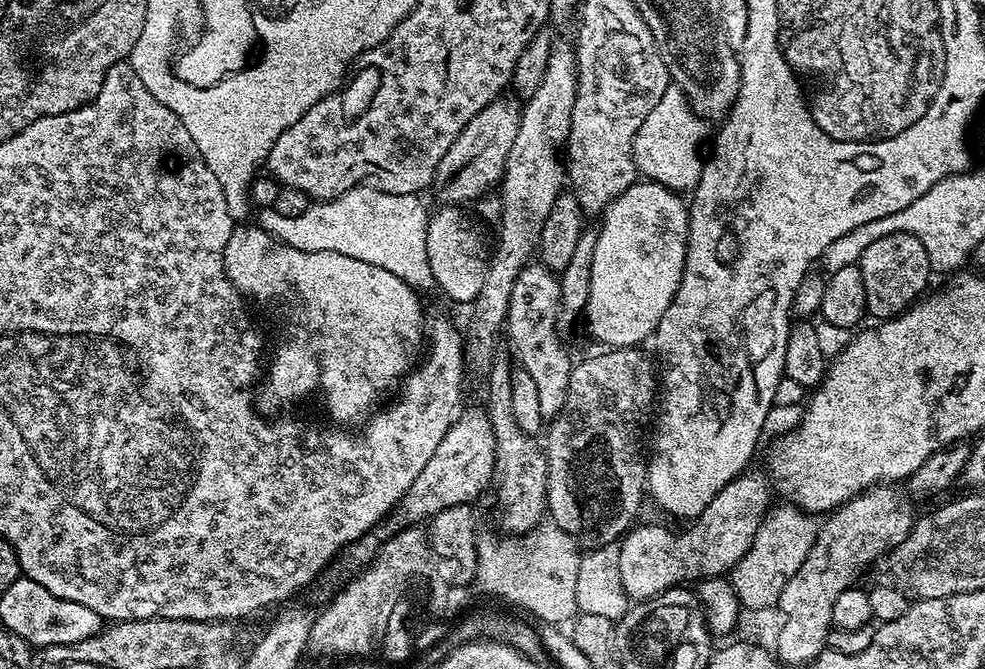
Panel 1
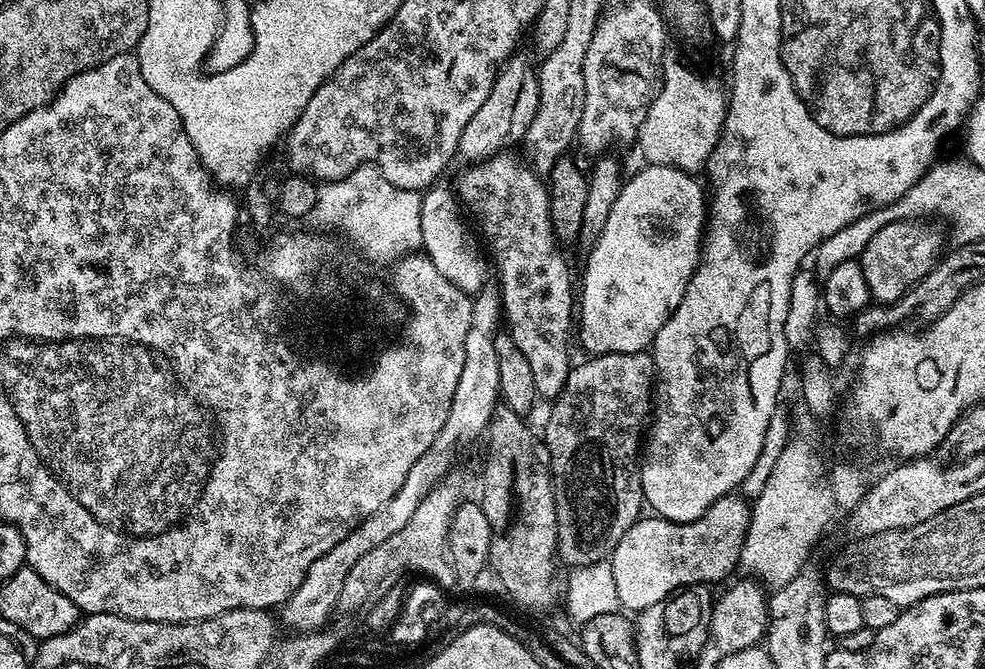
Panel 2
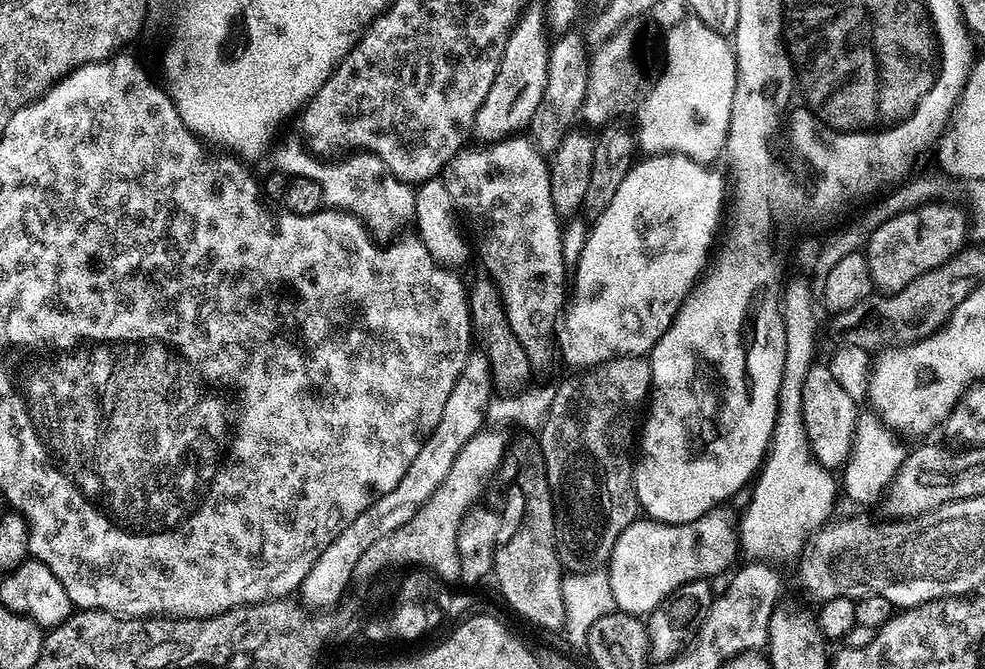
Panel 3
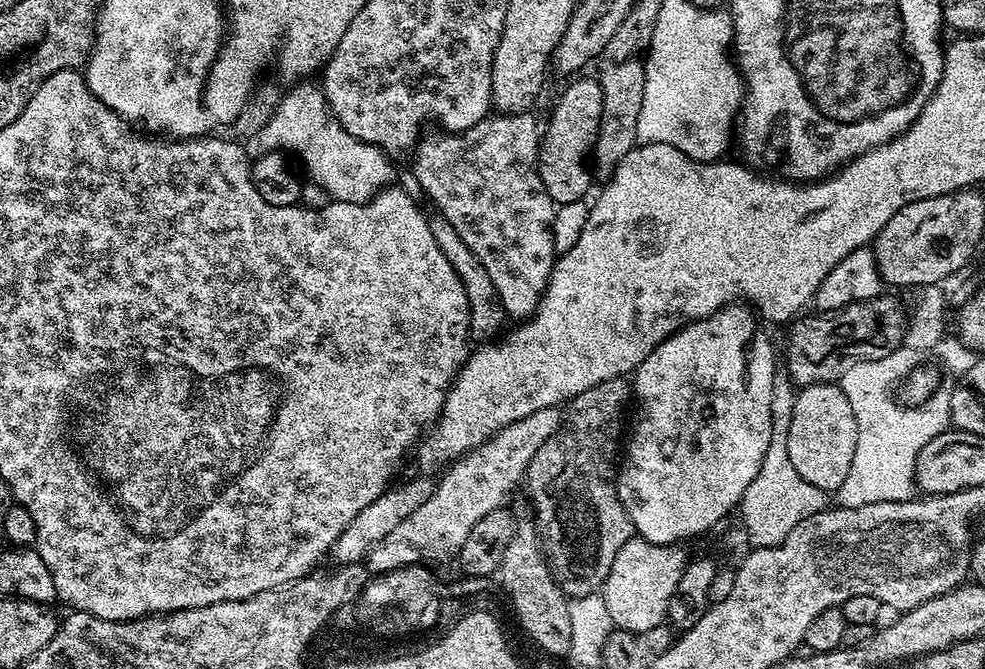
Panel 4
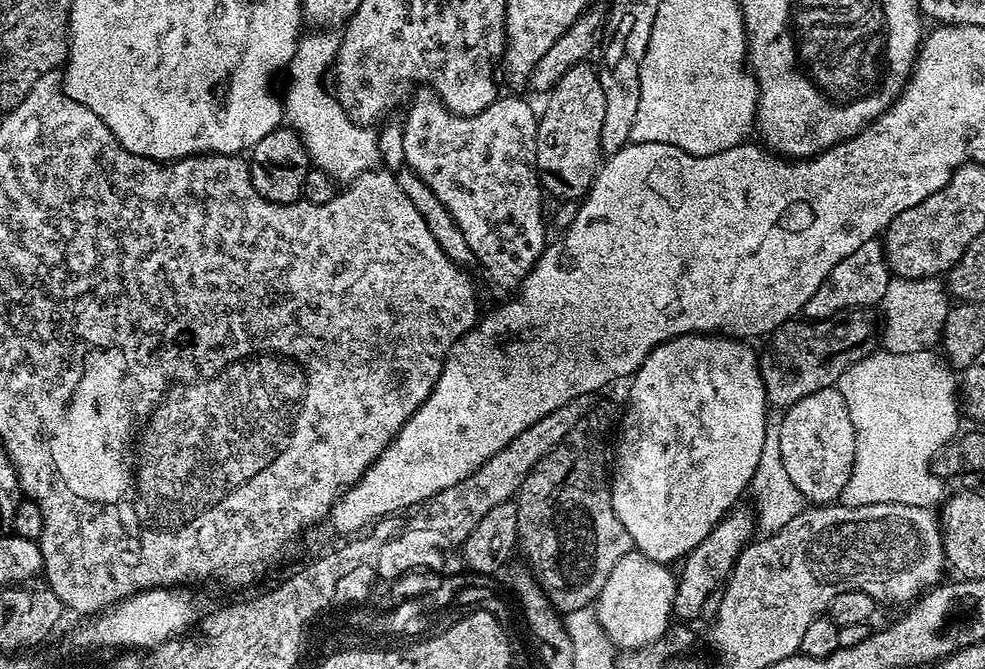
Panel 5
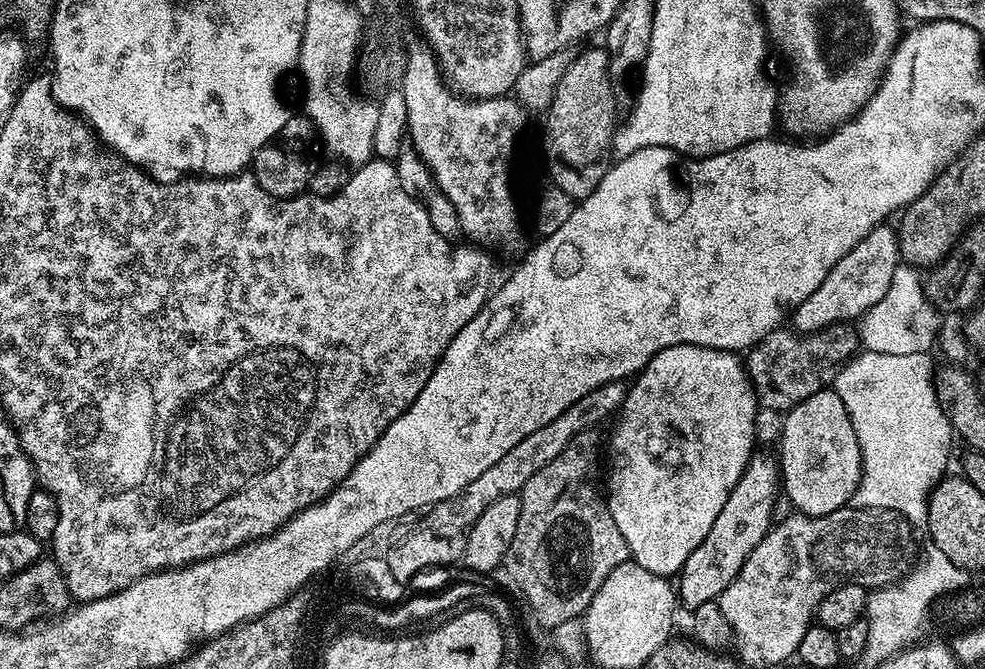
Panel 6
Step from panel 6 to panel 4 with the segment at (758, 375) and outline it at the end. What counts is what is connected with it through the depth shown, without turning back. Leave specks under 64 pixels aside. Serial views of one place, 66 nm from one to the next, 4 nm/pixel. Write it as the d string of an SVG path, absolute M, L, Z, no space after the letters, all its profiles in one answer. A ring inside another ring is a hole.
M881 294L869 300L855 300L845 308L815 315L801 315L793 319L790 324L790 327L796 331L792 336L790 380L796 386L829 383L833 379L832 359L852 362L886 358L886 354L901 347L906 340L903 331L896 332L896 328L905 327L906 312L904 314L899 302L887 294Z

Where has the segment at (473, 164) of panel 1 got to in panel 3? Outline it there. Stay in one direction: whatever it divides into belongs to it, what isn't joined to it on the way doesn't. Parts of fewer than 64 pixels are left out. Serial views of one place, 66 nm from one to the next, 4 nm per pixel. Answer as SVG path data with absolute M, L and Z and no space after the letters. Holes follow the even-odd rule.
M529 3L524 11L520 13L520 19L512 27L512 32L508 35L506 50L502 50L502 62L498 66L498 74L494 74L494 82L490 82L490 94L486 94L486 102L476 115L475 135L481 136L481 141L491 142L503 140L505 136L520 134L529 127L534 112L538 107L538 102L542 101L543 91L547 84L547 62L550 49L550 29L546 19L545 5L543 3Z

